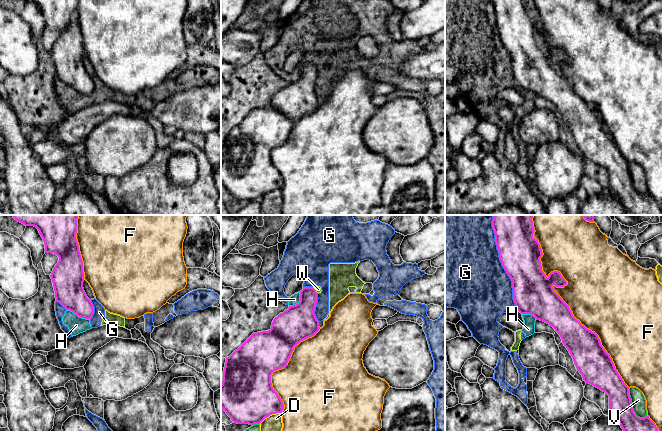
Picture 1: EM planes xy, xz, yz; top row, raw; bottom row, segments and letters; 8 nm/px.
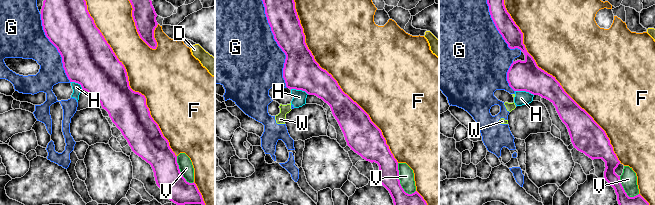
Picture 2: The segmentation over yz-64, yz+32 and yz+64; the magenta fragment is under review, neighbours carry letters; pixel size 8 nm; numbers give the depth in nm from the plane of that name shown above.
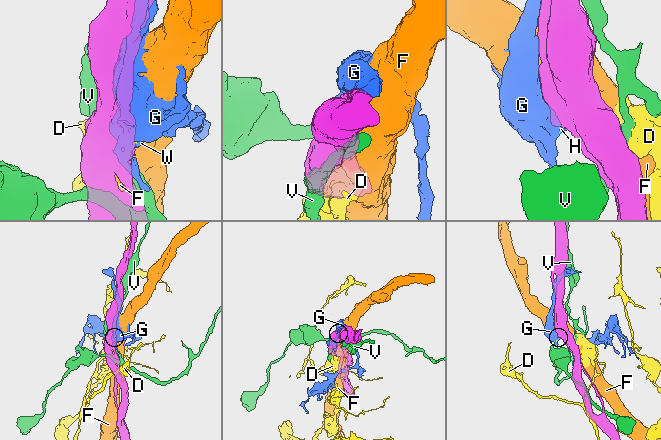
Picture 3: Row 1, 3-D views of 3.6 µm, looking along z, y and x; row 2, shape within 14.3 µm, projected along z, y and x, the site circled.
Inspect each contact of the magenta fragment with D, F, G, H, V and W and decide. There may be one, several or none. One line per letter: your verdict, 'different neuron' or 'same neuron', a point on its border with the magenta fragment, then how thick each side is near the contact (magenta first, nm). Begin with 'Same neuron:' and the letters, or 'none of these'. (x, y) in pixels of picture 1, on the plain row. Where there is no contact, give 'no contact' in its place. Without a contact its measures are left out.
Same neuron: none of these
D: different neuron | xz (269, 191) | 440/180 nm
F: different neuron | yz (557, 70) | 320/380 nm
G: different neuron | yz (503, 43) | 320/500 nm
H: different neuron | xy (78, 92) | 240/140 nm
V: different neuron | yz (631, 181) | 220/110 nm
W: different neuron | xz (315, 66) | 220/50 nm

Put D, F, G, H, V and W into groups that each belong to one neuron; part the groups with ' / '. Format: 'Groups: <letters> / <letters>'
Groups: D / F / G H W / V

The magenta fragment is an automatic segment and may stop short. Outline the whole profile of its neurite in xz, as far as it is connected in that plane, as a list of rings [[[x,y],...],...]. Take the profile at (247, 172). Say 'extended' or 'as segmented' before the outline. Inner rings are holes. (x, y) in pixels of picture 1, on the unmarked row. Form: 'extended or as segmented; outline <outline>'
as segmented; outline [[[303,63],[299,79],[289,82],[275,93],[270,106],[253,109],[226,134],[221,160],[221,185],[234,199],[260,200],[270,191],[282,189],[284,180],[272,163],[271,151],[287,141],[297,120],[319,107],[319,97],[314,90],[317,70],[313,63]]]

